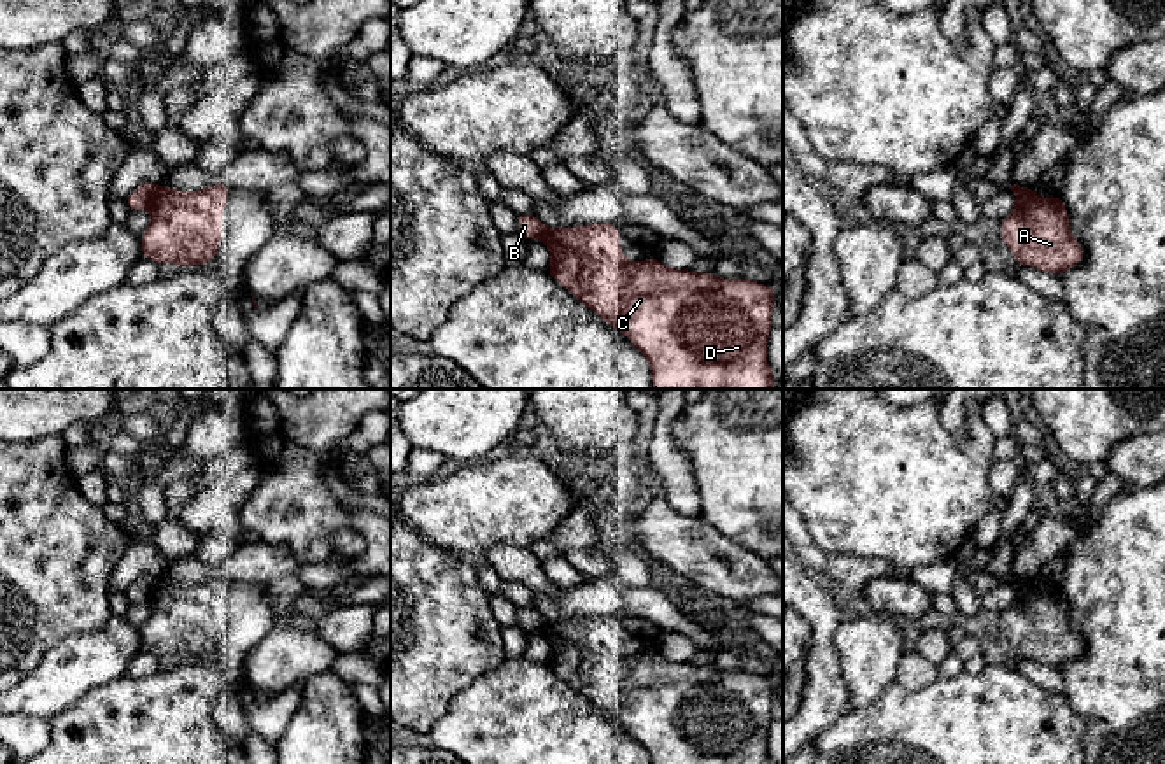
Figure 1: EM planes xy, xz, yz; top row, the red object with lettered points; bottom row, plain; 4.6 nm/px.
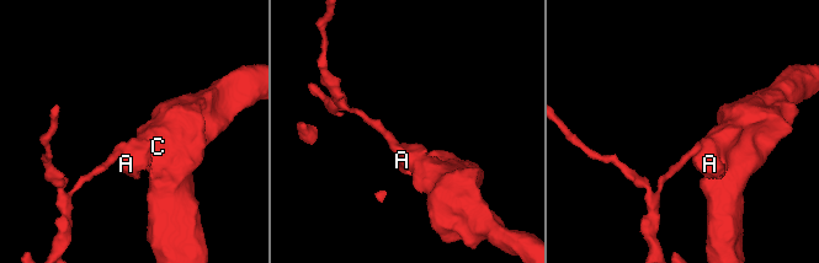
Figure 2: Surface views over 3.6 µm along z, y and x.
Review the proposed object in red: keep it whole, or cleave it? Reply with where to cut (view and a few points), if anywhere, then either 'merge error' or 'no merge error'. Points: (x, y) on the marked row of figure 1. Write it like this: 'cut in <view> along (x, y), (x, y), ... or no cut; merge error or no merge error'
cut in xy along (158, 186), (148, 207); merge error

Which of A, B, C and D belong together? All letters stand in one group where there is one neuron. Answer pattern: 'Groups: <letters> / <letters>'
Groups: A C D / B

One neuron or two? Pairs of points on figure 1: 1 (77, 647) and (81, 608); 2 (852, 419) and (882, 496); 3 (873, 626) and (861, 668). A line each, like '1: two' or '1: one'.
1: two
2: one
3: one

